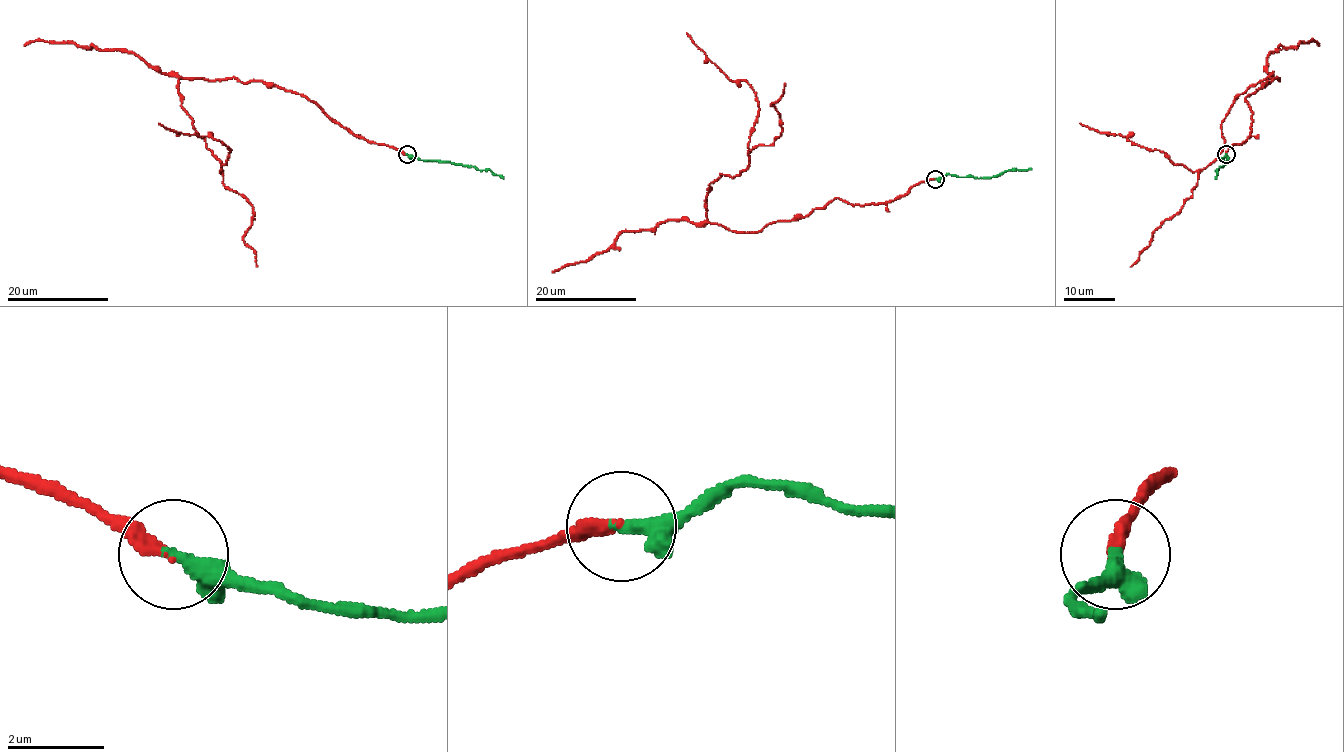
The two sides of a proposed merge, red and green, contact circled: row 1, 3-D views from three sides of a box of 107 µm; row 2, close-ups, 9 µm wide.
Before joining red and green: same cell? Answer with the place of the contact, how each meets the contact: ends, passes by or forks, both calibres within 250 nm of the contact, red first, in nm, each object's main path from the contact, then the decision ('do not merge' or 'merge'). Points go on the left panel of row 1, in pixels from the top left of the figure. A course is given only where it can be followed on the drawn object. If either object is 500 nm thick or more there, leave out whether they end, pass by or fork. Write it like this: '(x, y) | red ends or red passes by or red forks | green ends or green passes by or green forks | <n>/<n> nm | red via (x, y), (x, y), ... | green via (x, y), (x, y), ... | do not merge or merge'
(407, 154) | red ends | green ends | 240/360 nm | red via (407, 155), (354, 136), (294, 91), (262, 81), (179, 80), (181, 107), (220, 171), (228, 147), (158, 123) | green via (407, 155), (421, 160), (474, 166), (489, 170), (503, 179) | merge

